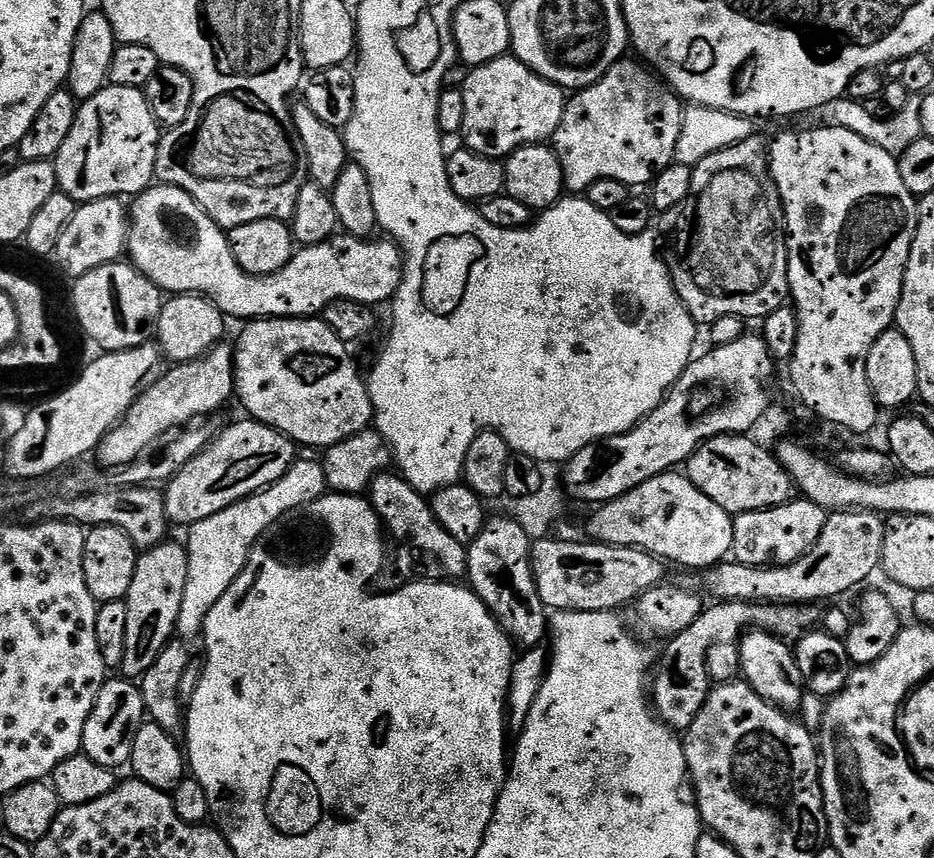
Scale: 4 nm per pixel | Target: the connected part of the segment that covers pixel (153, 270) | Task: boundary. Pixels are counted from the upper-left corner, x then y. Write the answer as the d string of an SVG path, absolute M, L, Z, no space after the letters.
M157 183L135 197L130 204L127 259L150 282L154 282L165 294L195 294L207 296L218 306L225 317L232 316L239 322L254 320L294 320L316 318L324 313L330 302L353 300L359 304L387 305L400 288L404 273L404 258L400 245L388 238L360 239L352 235L337 234L326 242L293 251L290 262L274 274L255 276L240 269L234 258L234 250L228 241L228 232L214 222L198 206L198 202L186 190L169 184Z

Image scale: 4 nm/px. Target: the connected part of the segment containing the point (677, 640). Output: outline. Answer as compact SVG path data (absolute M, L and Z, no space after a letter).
M751 600L746 602L716 602L711 605L713 608L705 607L700 616L686 630L682 630L667 641L664 648L664 657L659 657L654 671L650 676L650 704L660 721L668 725L677 733L683 734L688 731L688 727L698 718L702 706L708 701L710 691L710 681L706 670L706 658L708 657L708 647L711 644L727 644L735 641L745 630L760 629L771 632L774 636L781 638L799 638L817 623L818 616L812 613L813 609L808 606L798 604L754 604Z

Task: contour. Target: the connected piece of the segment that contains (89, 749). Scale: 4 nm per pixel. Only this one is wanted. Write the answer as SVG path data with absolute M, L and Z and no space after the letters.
M105 679L98 698L92 707L90 718L86 718L83 755L89 756L98 766L113 770L127 765L132 759L132 747L138 730L146 723L146 713L139 687L131 679Z

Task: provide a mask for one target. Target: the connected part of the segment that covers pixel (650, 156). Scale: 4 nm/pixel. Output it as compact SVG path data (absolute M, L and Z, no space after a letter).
M639 59L636 60L619 60L597 84L579 89L573 95L576 97L573 100L571 97L565 103L562 122L552 135L550 144L556 150L564 174L564 187L569 193L587 193L588 188L599 180L617 180L629 186L648 186L659 172L669 168L675 161L678 138L684 125L685 105L681 97L655 71L649 70Z

